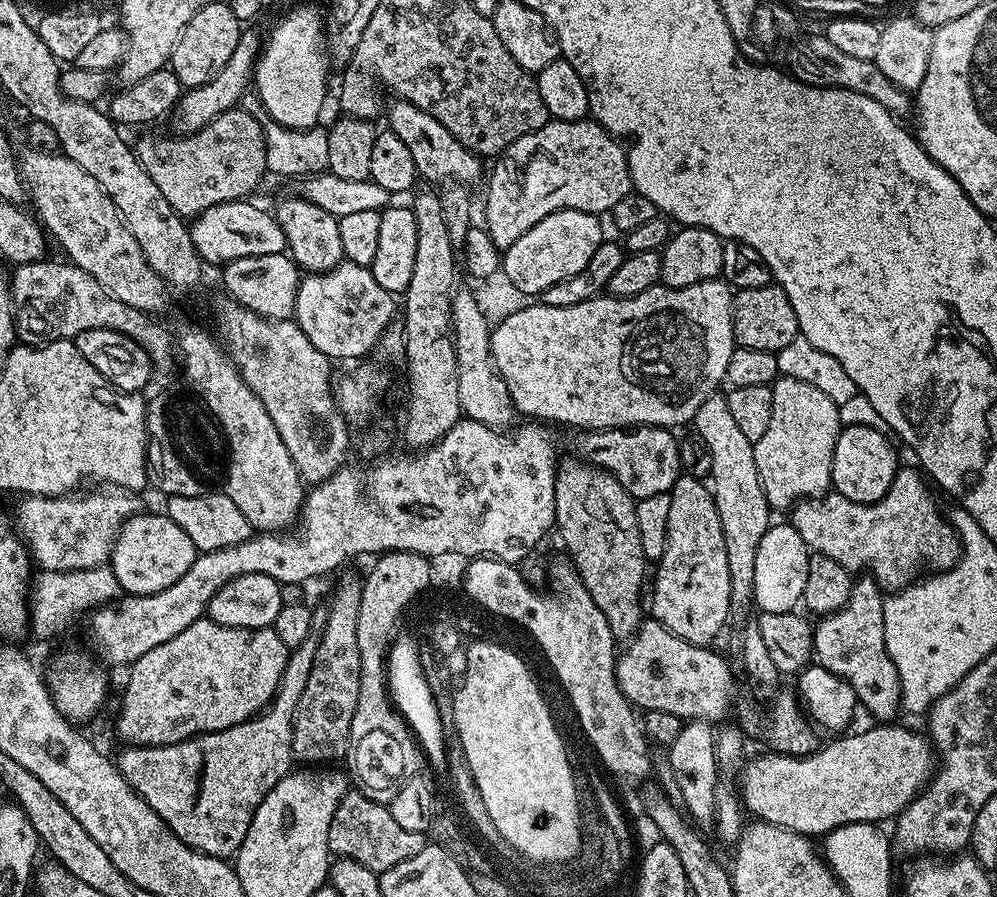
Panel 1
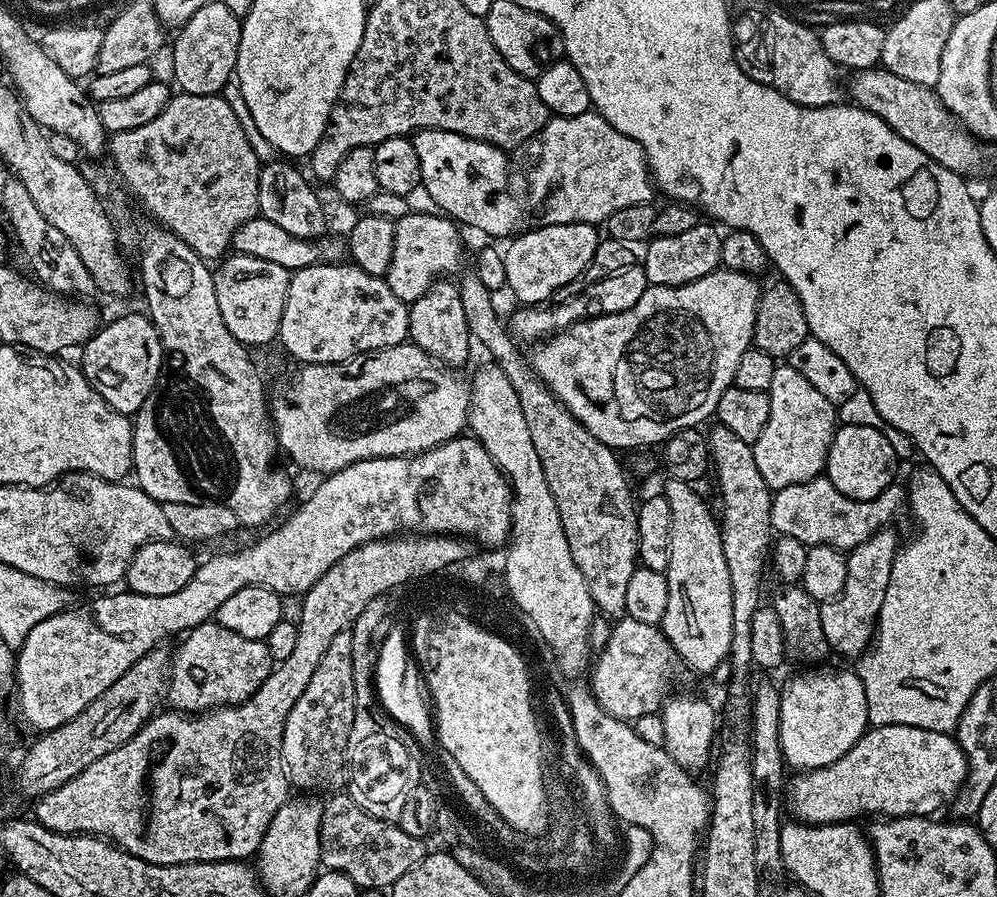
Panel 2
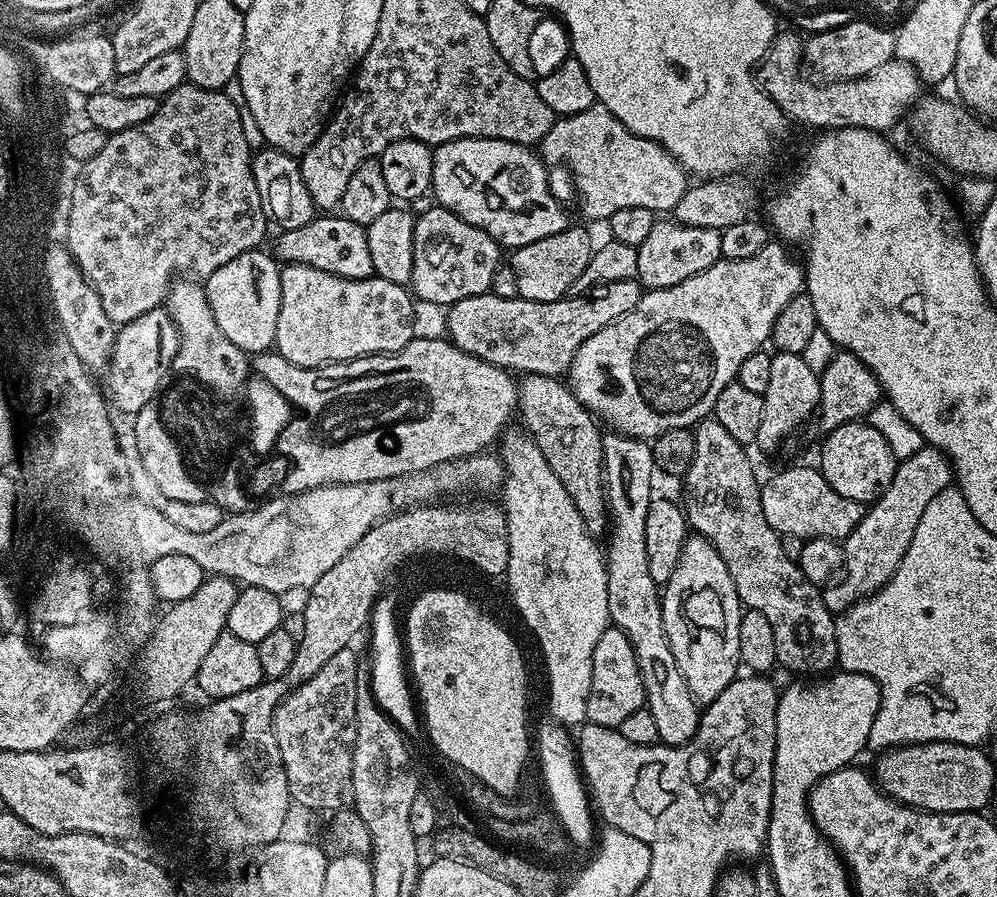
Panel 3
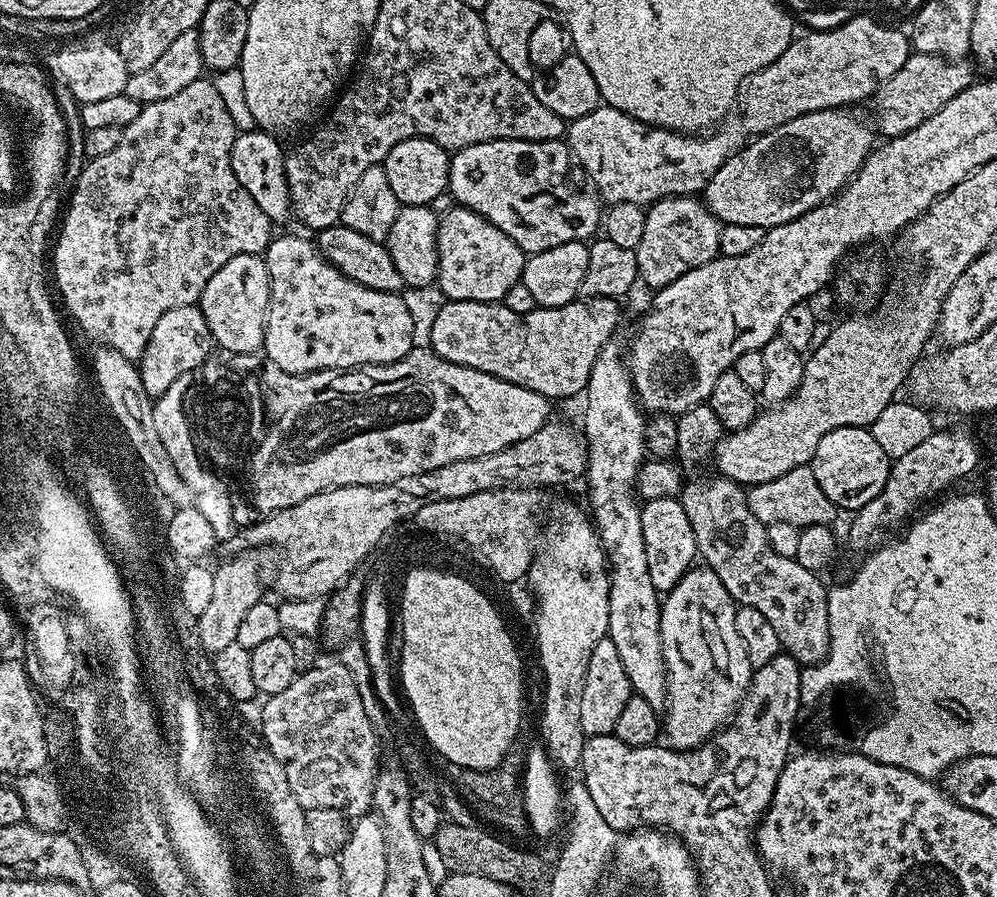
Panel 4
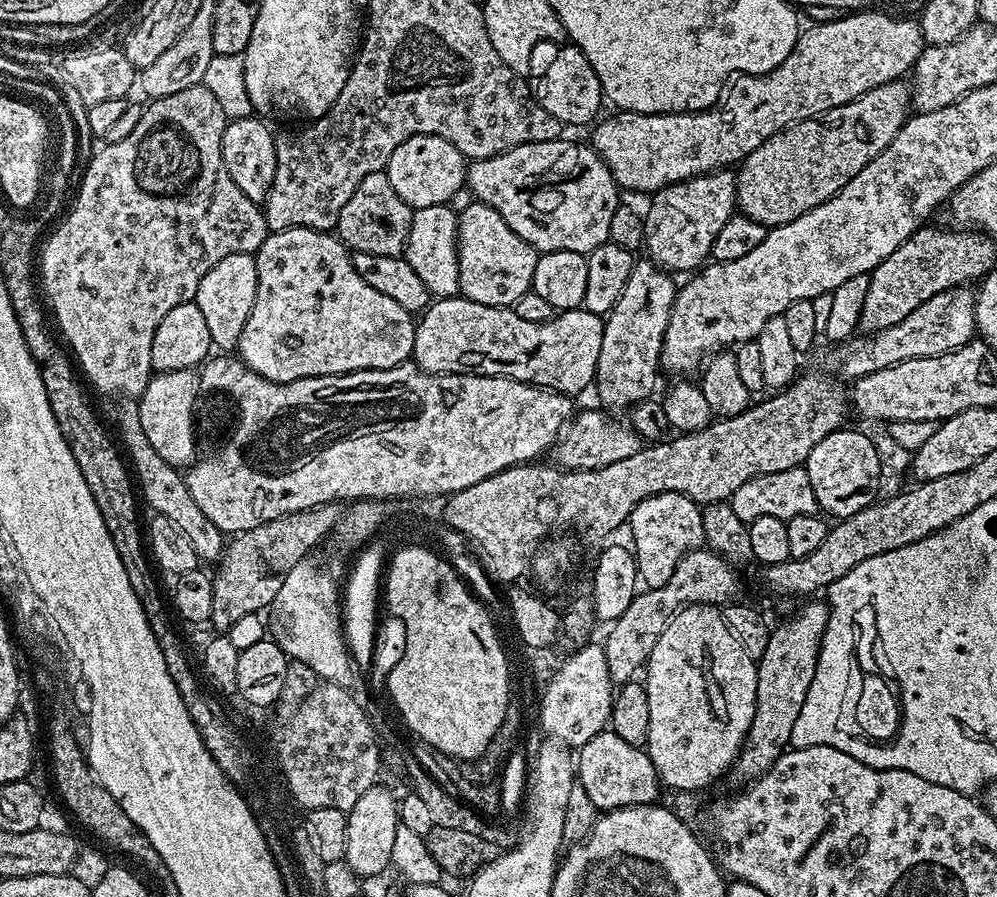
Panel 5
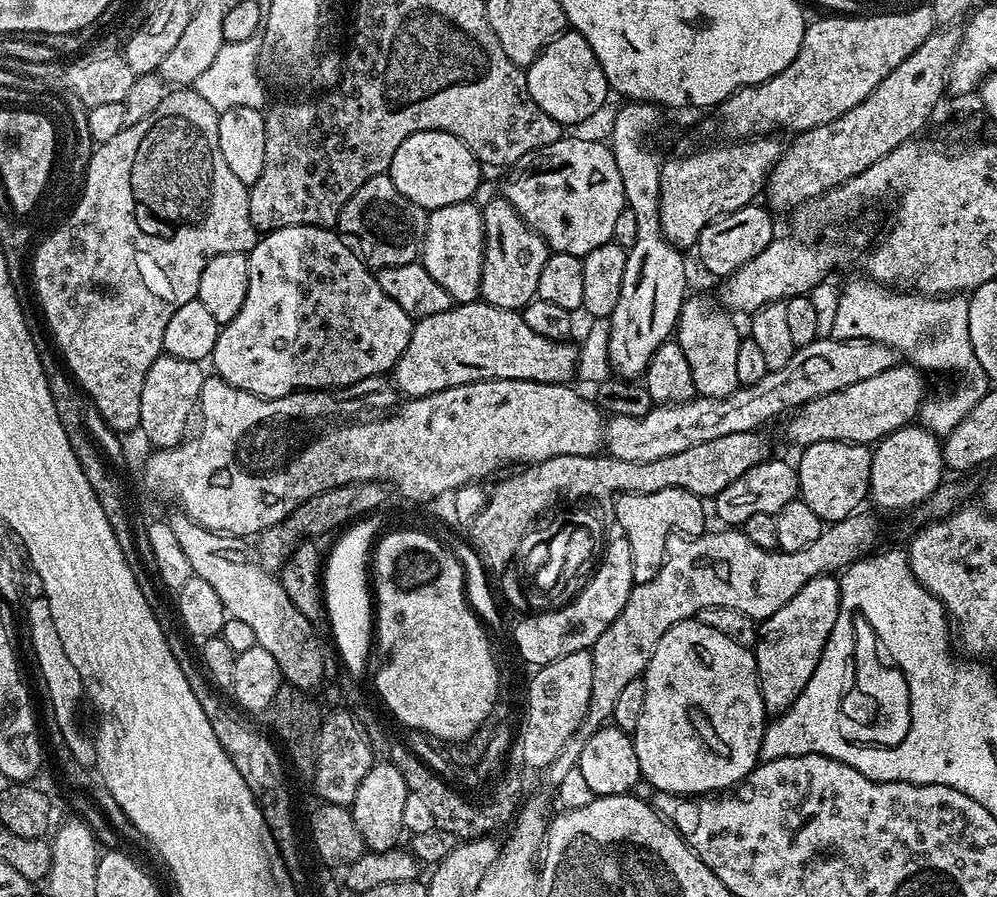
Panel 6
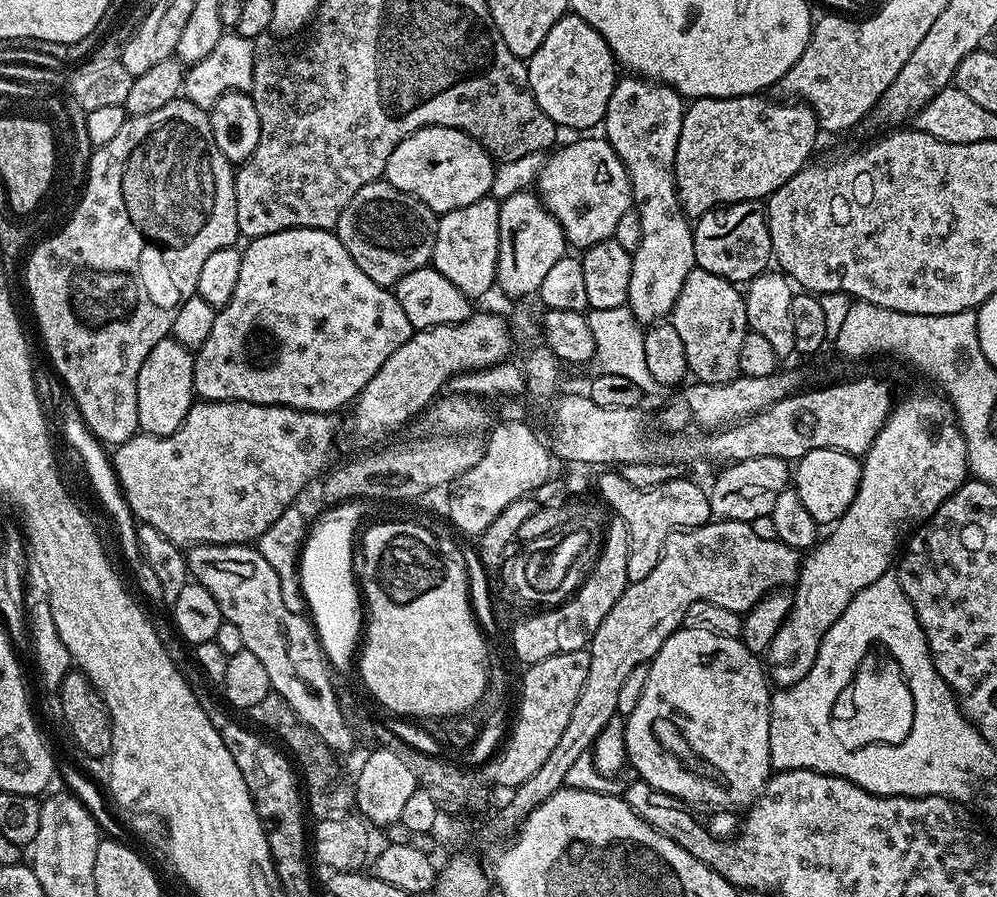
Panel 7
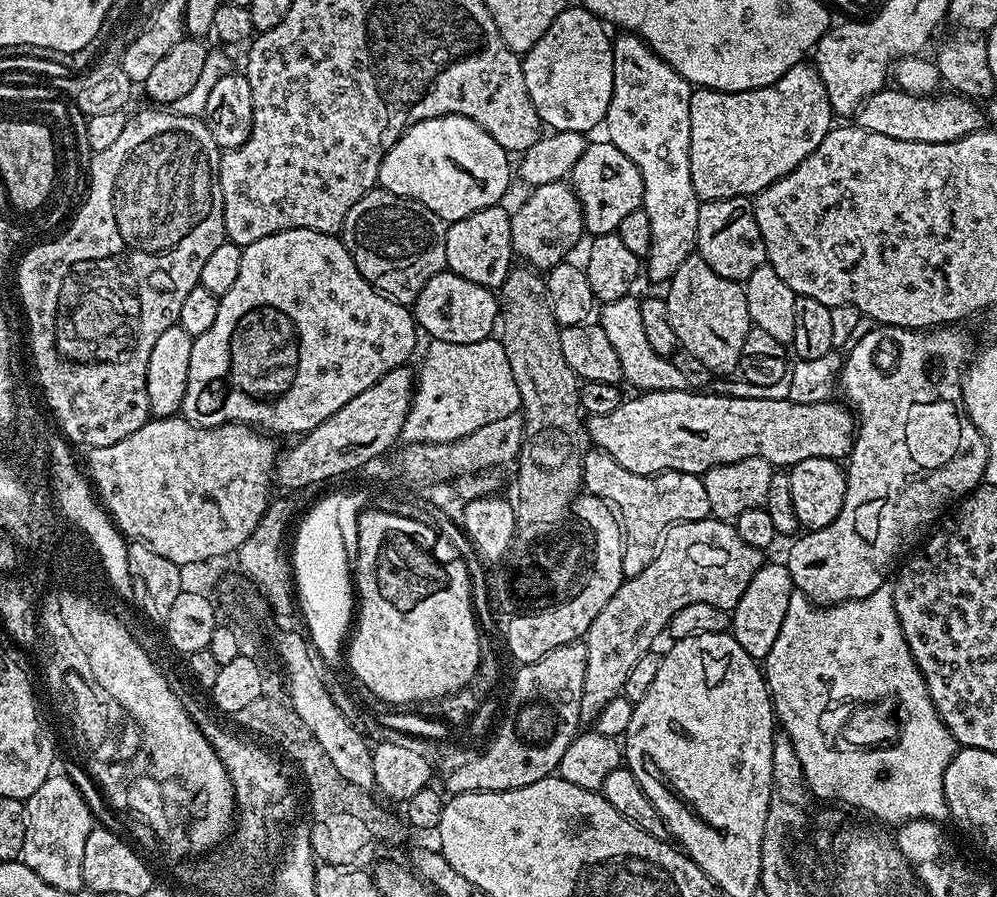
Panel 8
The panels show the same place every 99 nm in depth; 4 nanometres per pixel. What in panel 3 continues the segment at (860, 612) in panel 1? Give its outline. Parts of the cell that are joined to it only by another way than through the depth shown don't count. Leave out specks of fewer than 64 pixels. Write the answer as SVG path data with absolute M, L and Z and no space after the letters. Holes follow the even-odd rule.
M931 446L909 451L897 463L890 486L886 486L884 493L872 501L858 526L854 526L852 533L842 541L842 571L823 589L824 601L831 612L845 612L851 604L875 594L892 577L910 546L910 538L914 538L914 530L918 530L922 510L930 504L930 498L949 487L953 480L954 473L947 456Z

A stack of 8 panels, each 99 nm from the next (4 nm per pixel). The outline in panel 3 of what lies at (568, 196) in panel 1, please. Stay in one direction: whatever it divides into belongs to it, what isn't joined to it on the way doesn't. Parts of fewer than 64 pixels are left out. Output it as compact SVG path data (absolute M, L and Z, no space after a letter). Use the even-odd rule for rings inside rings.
M599 102L578 114L559 117L550 134L540 140L538 152L549 165L565 164L572 171L576 200L580 203L581 214L588 220L607 221L608 216L614 214L614 210L622 210L622 206L642 206L657 214L668 214L678 206L682 194L686 194L690 186L689 173L669 152L658 142L626 130L626 126Z

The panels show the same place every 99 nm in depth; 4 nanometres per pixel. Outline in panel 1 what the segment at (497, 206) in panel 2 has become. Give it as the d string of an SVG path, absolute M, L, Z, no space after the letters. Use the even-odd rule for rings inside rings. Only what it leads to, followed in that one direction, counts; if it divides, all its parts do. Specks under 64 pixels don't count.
M396 98L393 101L393 104L389 108L387 105L386 108L387 127L396 132L398 138L402 138L402 142L406 142L406 147L414 157L417 173L423 179L425 176L428 180L446 180L442 182L472 186L472 183L480 176L481 157L475 152L469 152L466 146L462 146L462 142L454 138L454 134L450 134L450 130L446 130L446 126L442 126L442 122L438 122L438 118L426 114L426 110L414 106L403 98Z

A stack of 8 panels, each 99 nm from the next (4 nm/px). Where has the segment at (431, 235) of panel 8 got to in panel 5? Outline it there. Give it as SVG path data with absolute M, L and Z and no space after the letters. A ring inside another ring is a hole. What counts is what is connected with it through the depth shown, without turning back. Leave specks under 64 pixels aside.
M387 171L366 174L366 178L358 182L358 190L350 194L350 202L342 206L334 232L352 252L399 257L408 241L413 211L398 198L394 186L390 186Z

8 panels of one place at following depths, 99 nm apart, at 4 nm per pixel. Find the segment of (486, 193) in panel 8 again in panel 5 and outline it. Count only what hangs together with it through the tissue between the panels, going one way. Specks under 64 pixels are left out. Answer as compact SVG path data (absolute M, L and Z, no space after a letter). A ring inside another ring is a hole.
M412 136L394 154L390 154L387 169L390 186L398 198L413 210L426 206L447 204L466 184L466 161L462 153L441 136Z

